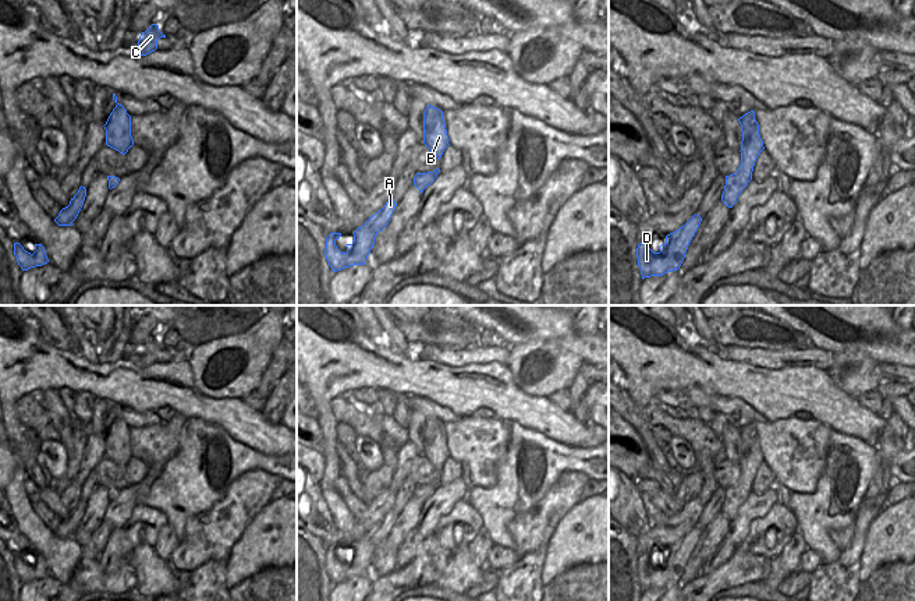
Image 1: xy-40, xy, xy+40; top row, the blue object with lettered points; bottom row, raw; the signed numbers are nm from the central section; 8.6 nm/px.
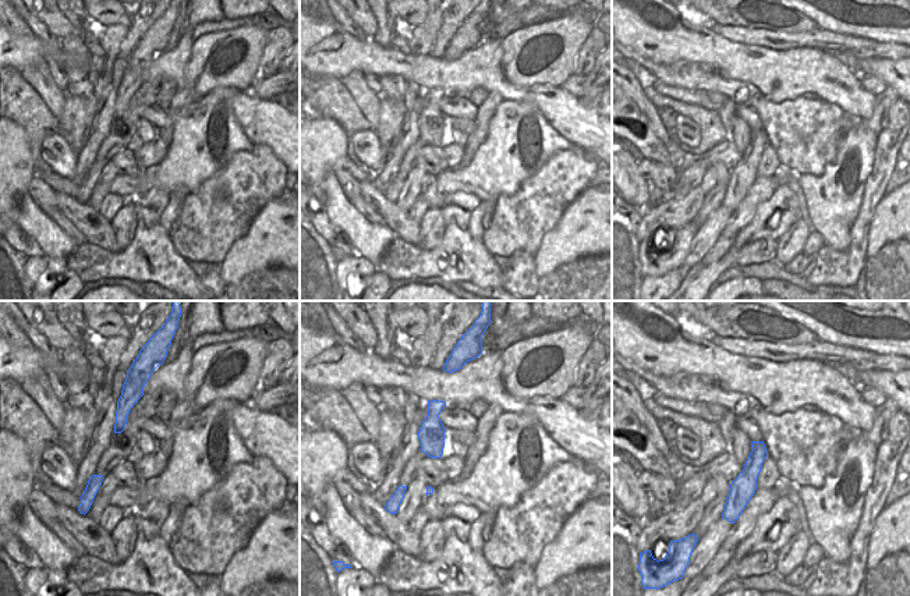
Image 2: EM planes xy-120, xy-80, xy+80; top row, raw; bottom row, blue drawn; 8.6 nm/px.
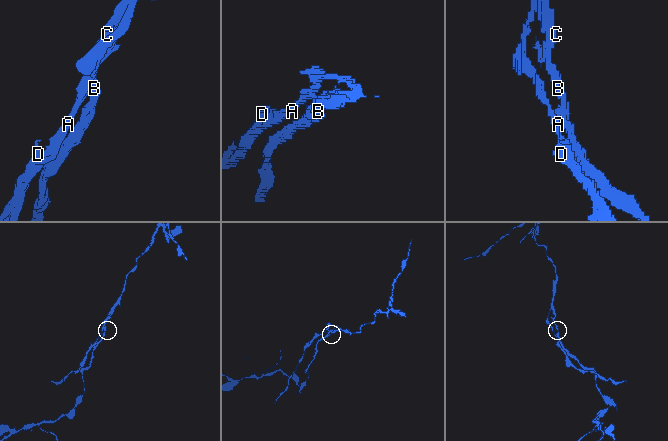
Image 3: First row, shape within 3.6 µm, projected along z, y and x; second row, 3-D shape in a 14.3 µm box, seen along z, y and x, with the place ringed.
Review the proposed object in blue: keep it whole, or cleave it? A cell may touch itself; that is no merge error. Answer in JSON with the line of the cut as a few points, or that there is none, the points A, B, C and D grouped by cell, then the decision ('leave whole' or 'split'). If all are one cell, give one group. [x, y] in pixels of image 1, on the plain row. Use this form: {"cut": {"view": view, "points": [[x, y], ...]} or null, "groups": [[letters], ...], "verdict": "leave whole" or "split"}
{"cut": {"view": "xy+40", "points": [[678, 541], [683, 545], [695, 543]]}, "groups": [["A", "B", "C"], ["D"]], "verdict": "split"}

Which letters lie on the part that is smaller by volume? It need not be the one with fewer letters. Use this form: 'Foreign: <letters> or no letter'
Foreign: D

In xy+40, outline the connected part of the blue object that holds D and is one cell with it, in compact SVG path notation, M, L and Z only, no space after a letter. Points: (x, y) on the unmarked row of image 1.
M675 542L666 548L666 555L659 559L659 565L653 565L648 554L642 554L636 561L638 579L642 591L650 588L663 588L667 584L678 583L688 562L688 558L696 544L682 547Z

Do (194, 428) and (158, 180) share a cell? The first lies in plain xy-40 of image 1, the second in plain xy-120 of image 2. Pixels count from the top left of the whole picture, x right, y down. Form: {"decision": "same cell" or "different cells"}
{"decision": "same cell"}

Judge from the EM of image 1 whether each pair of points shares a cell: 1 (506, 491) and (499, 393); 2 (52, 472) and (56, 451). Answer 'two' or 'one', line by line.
1: two
2: one

